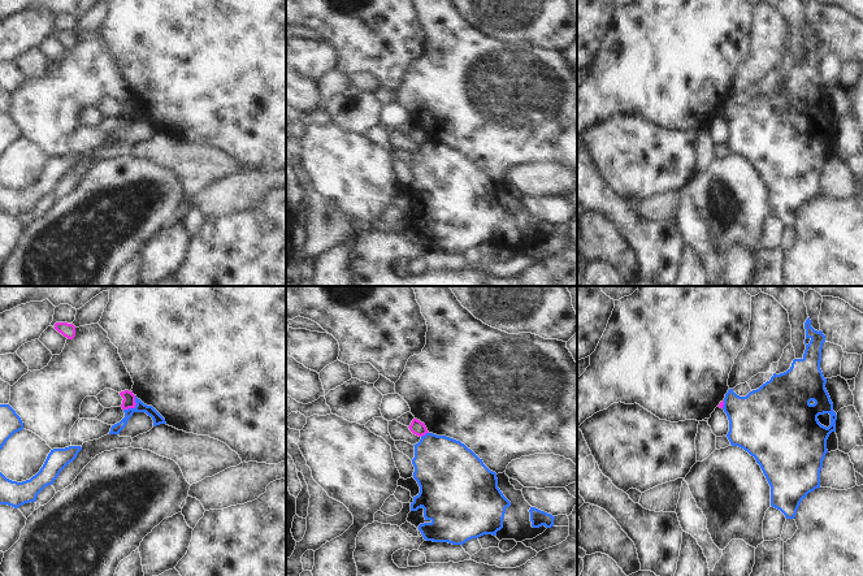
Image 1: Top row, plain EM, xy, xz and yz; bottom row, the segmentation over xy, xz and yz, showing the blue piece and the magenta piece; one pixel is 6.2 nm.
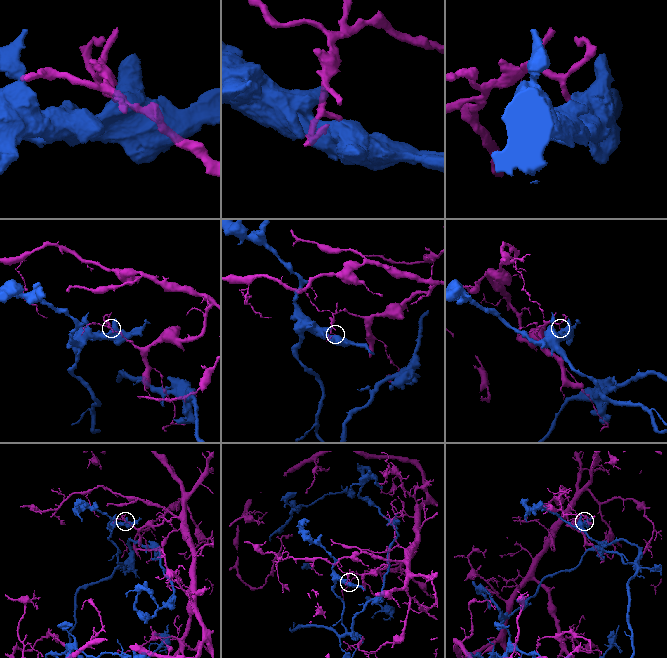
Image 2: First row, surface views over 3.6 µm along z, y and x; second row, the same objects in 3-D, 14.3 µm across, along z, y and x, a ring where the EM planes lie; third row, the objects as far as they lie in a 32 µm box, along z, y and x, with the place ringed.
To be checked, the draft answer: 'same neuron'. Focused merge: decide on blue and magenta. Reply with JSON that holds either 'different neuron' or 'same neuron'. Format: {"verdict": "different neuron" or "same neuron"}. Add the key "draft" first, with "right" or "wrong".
{"draft": "wrong", "verdict": "different neuron"}

